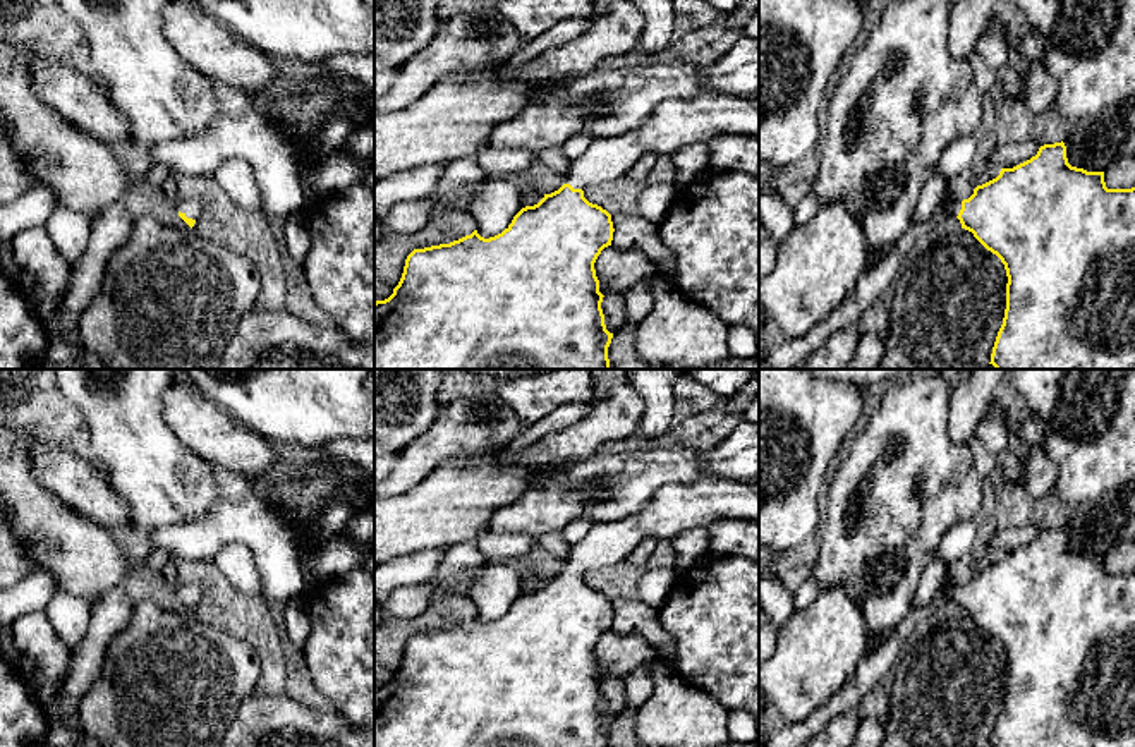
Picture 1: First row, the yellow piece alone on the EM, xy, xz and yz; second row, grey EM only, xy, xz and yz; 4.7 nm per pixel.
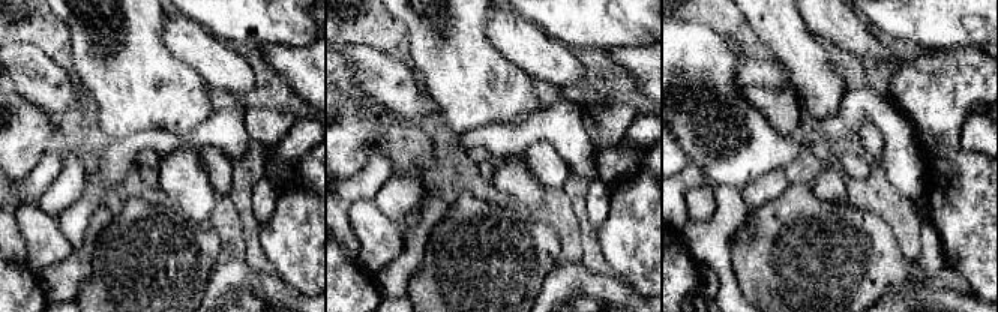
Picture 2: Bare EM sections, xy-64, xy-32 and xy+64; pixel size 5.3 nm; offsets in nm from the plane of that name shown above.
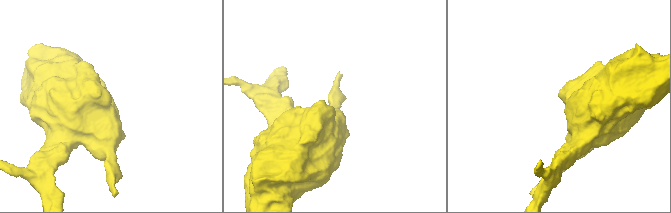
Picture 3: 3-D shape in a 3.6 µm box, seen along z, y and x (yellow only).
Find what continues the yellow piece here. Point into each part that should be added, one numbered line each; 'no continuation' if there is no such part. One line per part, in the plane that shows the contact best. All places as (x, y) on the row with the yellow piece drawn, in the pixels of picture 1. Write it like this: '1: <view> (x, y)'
1: xy (194, 208)

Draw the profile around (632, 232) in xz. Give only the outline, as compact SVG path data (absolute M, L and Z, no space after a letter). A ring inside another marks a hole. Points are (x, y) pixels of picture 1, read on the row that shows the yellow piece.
M637 213L611 215L611 246L620 251L640 251L658 266L658 273L671 276L675 273L675 256L659 237L659 225L647 222Z

